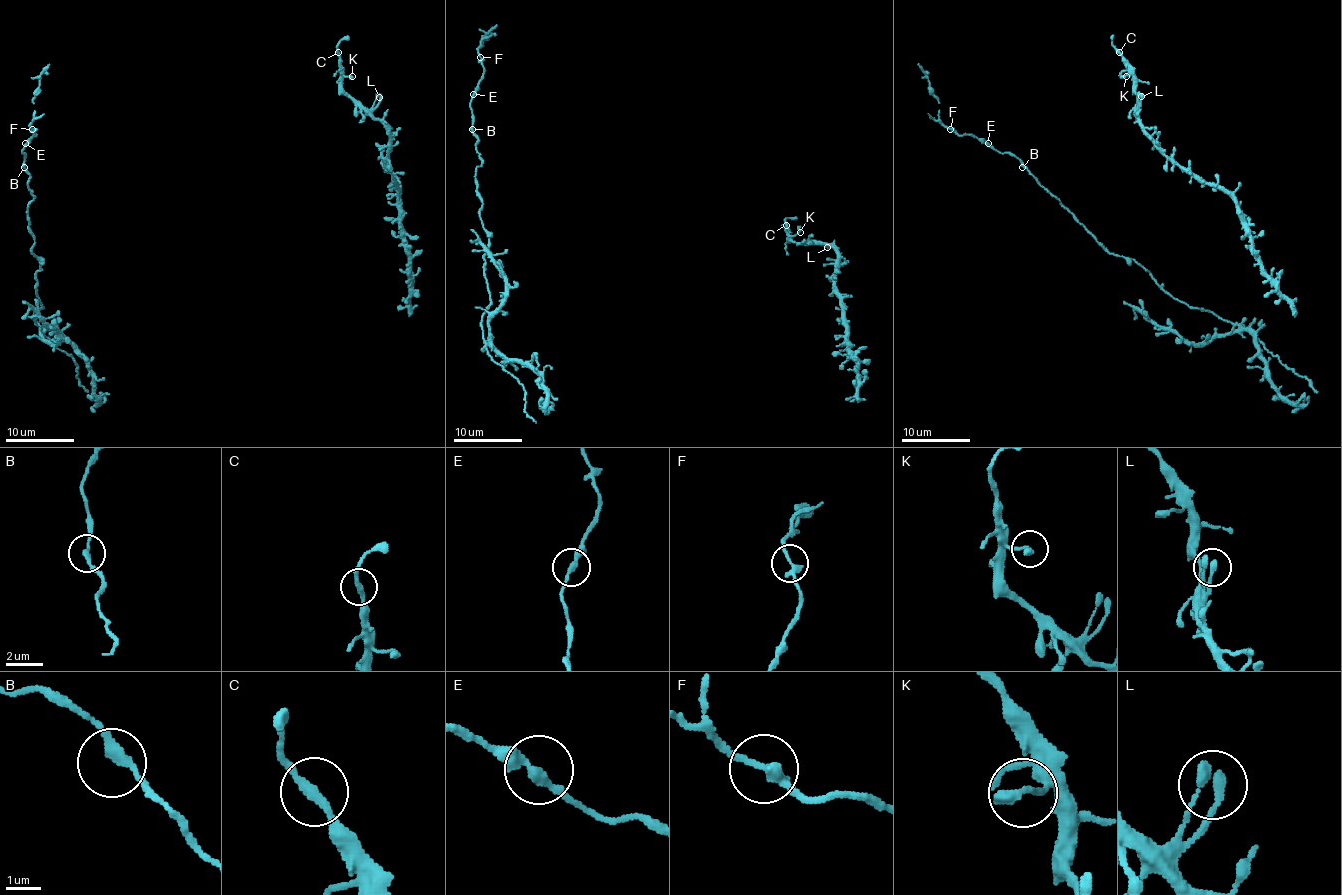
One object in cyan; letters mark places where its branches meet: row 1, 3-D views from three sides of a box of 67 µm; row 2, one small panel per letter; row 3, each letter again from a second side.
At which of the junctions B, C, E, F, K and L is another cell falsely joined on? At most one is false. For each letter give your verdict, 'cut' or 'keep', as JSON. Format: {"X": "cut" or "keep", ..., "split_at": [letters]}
{"B": "keep", "C": "keep", "E": "keep", "F": "keep", "K": "keep", "L": "keep", "split_at": []}

